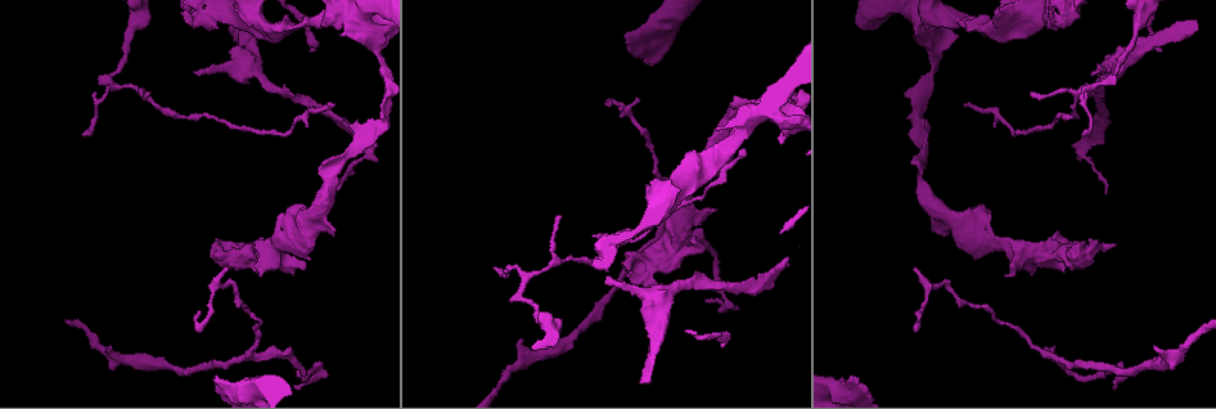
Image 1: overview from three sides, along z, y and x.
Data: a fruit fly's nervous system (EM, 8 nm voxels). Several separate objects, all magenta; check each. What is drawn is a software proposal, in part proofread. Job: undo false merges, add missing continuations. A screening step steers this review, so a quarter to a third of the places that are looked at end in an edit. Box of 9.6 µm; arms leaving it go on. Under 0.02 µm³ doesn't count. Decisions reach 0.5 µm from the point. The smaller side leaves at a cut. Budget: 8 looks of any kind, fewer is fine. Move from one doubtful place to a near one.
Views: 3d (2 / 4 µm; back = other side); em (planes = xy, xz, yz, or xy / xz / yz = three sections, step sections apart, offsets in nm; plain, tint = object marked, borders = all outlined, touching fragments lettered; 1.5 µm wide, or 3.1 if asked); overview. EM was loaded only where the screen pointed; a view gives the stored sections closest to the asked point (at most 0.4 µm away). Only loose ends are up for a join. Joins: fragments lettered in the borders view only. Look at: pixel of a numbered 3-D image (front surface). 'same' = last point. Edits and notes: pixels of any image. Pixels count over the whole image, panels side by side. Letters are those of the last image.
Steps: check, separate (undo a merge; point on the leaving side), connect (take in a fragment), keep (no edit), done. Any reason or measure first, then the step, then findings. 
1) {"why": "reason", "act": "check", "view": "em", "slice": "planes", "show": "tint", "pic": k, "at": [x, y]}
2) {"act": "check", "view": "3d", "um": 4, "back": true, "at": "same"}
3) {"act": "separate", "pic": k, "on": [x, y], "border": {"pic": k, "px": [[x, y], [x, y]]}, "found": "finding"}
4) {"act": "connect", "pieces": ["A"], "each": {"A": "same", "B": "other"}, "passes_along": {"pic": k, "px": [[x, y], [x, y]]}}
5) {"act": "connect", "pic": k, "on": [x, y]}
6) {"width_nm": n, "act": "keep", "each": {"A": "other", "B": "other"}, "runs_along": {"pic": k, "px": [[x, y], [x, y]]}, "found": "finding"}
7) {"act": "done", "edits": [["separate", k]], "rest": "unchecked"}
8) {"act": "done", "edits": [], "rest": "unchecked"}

{"act": "check", "view": "em", "slice": "xz", "step": 4, "show": "borders", "pic": 1, "at": [318, 168]}

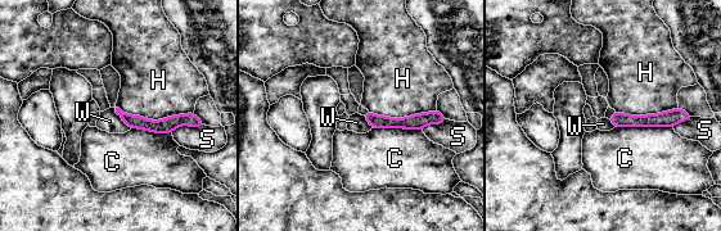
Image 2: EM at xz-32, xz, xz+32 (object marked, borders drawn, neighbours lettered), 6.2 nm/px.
{"why": "cut it another way", "act": "check", "view": "em", "slice": "planes", "show": "borders", "at": "same"}

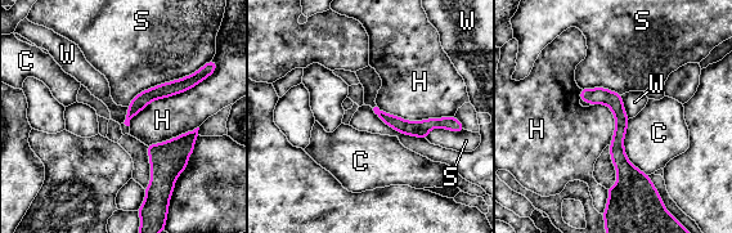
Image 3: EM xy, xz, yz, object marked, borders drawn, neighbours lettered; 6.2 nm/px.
{"width_nm": 80, "longest_contact_nm": ["H", 550], "act": "keep", "each": {"C": "other", "H": "other", "S": "other", "W": "other"}, "found": "none of them fits"}

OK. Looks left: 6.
{"why": "free end", "act": "check", "view": "3d", "um": 2, "pic": 1, "at": [1059, 232]}

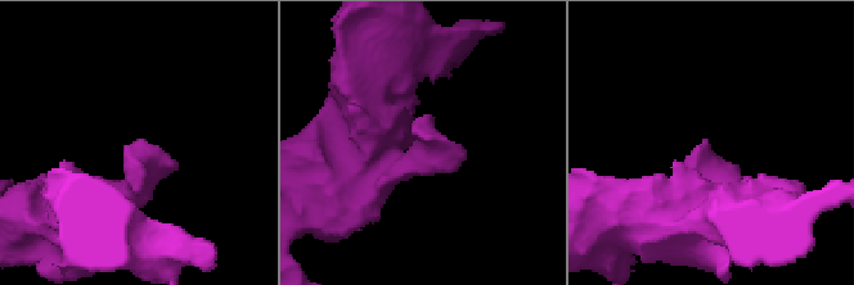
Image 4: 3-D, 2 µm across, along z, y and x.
{"act": "check", "view": "em", "slice": "xz", "step": 4, "show": "plain", "pic": 4, "at": [425, 136]}

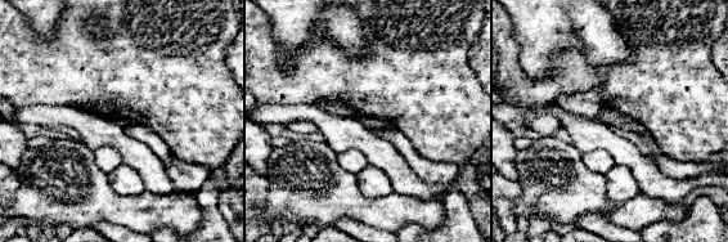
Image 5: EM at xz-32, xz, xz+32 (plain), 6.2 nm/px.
{"why": "see the neighbours", "act": "check", "view": "em", "slice": "xz", "step": 4, "show": "borders", "at": "same"}

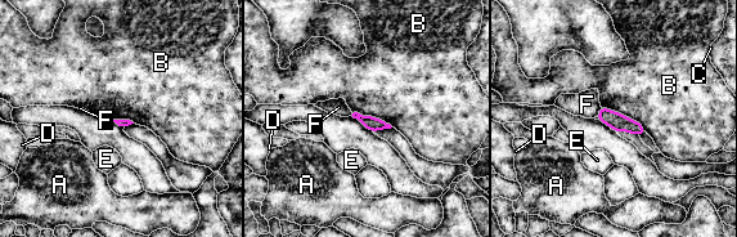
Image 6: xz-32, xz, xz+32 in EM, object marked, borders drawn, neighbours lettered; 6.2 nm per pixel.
{"act": "keep", "each": {"A": "other", "B": "other", "C": "other", "D": "other", "E": "other", "F": "other"}, "border": {"pic": 6, "px": [[601, 106], [636, 120], [647, 132]]}, "found": "no lettered fragment goes on from it"}

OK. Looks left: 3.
{"why": "an open end", "act": "check", "view": "em", "slice": "xy", "step": 4, "show": "tint", "pic": 1, "at": [859, 379]}

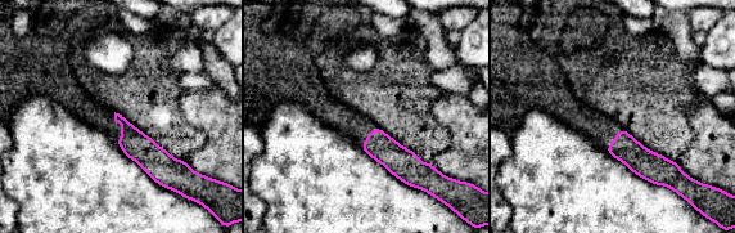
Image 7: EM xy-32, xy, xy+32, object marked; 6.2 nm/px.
{"why": "see the neighbours", "act": "check", "view": "em", "slice": "xy", "step": 4, "show": "borders", "at": "same"}

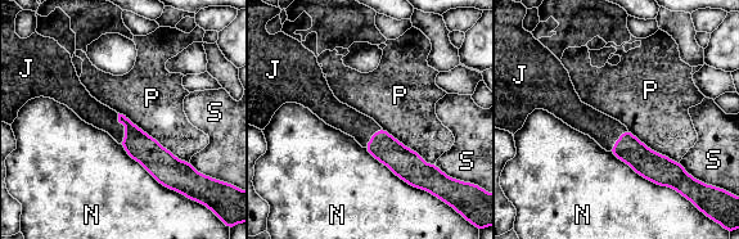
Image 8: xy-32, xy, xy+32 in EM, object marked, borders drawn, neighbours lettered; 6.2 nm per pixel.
{"act": "connect", "pieces": ["J"], "each": {"J": "same", "N": "other", "P": "other", "S": "other"}, "passes_along": {"pic": 8, "px": [[139, 145], [126, 127], [93, 112]]}, "found": "the cell continues"}

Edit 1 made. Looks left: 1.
{"act": "done", "edits": [["connect", 8]], "rest": "unchecked"}

